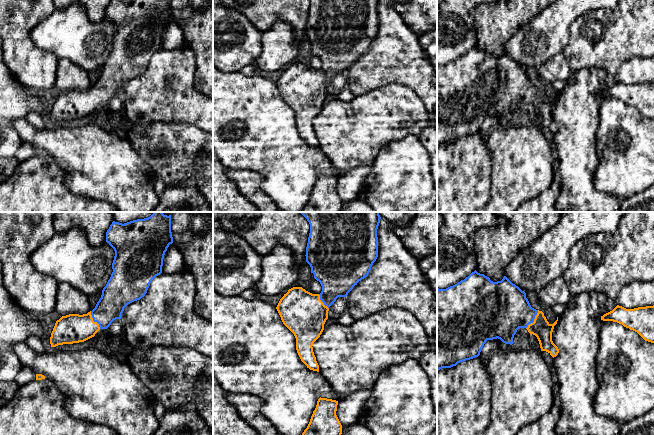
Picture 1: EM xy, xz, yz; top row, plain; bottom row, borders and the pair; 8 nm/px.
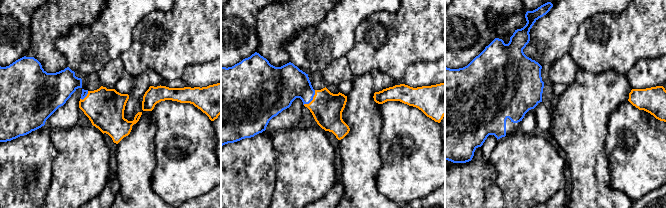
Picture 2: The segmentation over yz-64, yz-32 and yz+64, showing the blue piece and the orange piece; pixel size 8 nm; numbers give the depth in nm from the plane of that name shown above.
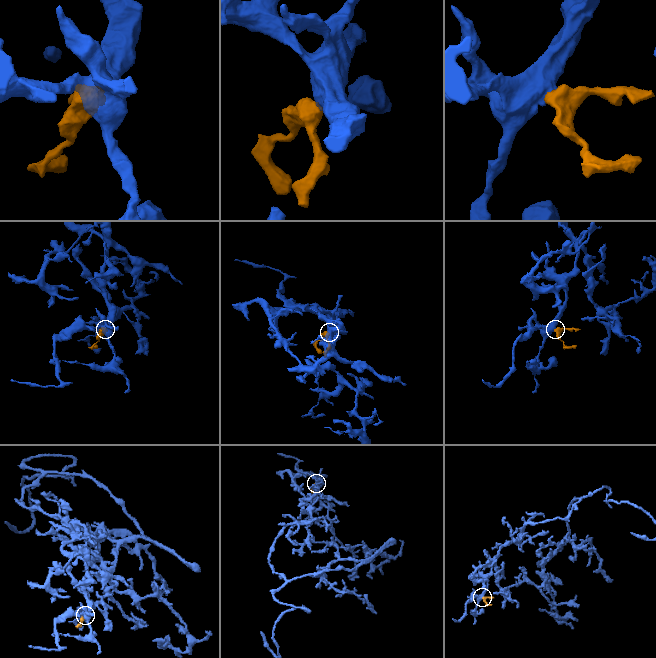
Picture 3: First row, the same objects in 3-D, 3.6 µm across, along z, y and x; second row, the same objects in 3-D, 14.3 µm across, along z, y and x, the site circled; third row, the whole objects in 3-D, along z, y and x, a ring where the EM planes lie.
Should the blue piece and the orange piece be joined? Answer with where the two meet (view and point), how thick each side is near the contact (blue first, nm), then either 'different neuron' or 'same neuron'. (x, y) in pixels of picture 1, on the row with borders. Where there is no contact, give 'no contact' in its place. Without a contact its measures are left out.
yz (533, 320) | 380/150 nm | same neuron

